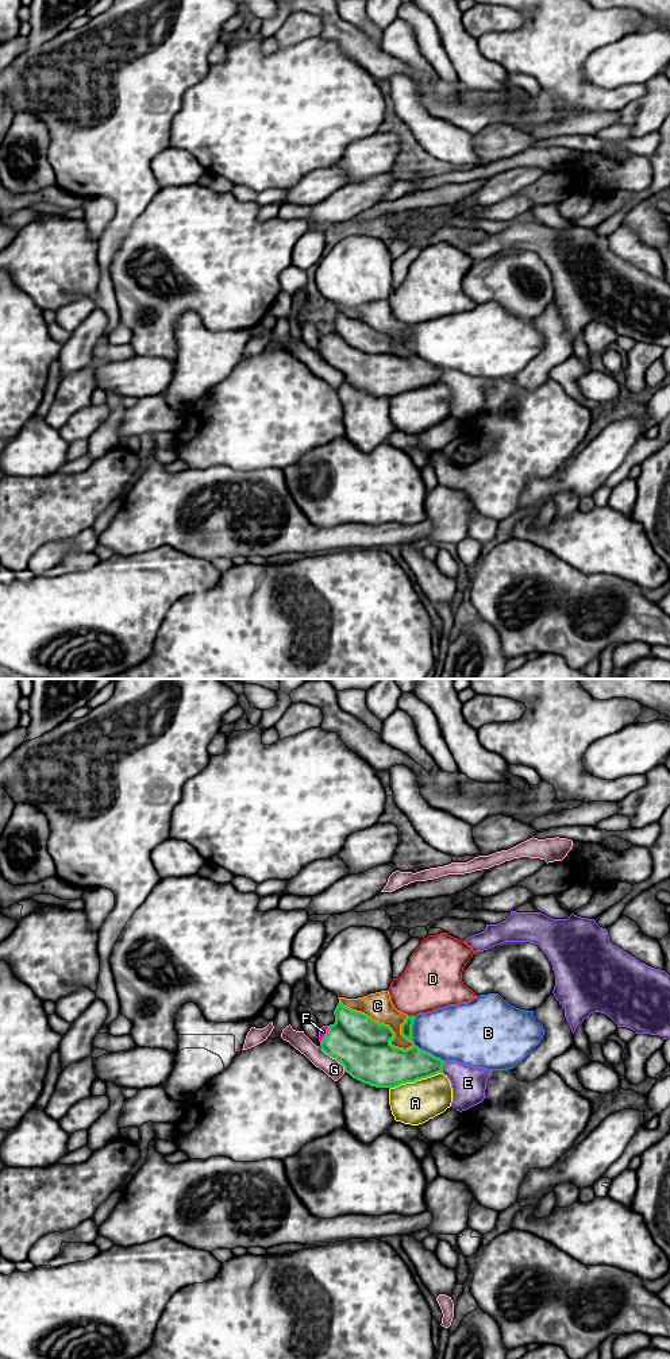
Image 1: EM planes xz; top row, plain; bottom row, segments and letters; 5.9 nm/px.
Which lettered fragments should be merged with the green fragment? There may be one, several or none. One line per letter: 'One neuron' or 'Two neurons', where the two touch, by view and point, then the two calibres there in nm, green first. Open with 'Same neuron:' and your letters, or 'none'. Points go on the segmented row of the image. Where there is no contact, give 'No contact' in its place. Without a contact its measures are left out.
Same neuron: F
A: Two neurons. Touches green at xz (414, 1081). Thickness 280 nm (green) against 260 nm
B: Two neurons. Touches green at xz (428, 1053). Thickness 240 nm (green) against 360 nm
C: Two neurons. Touches green at xz (384, 1024). Thickness 320 nm (green) against 160 nm
D: Two neurons. Touches green at xz (411, 1016). Thickness 60 nm (green) against 340 nm
E: Two neurons. Touches green at xz (442, 1066). Thickness 200 nm (green) against 200 nm
F: One neuron. Touches green at xz (328, 1034). Thickness 320 nm (green) against 60 nm
G: Two neurons. Touches green at xz (334, 1057). Thickness 320 nm (green) against 110 nm

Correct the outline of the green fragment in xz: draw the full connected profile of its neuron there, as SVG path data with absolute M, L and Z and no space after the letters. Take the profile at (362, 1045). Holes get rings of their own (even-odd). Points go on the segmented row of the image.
M338 1003L335 1023L319 1027L321 1050L344 1066L353 1078L376 1088L396 1088L401 1084L415 1082L442 1072L444 1061L412 1046L407 1050L390 1045L394 1032L389 1026L381 1024L362 1012L353 1011Z

